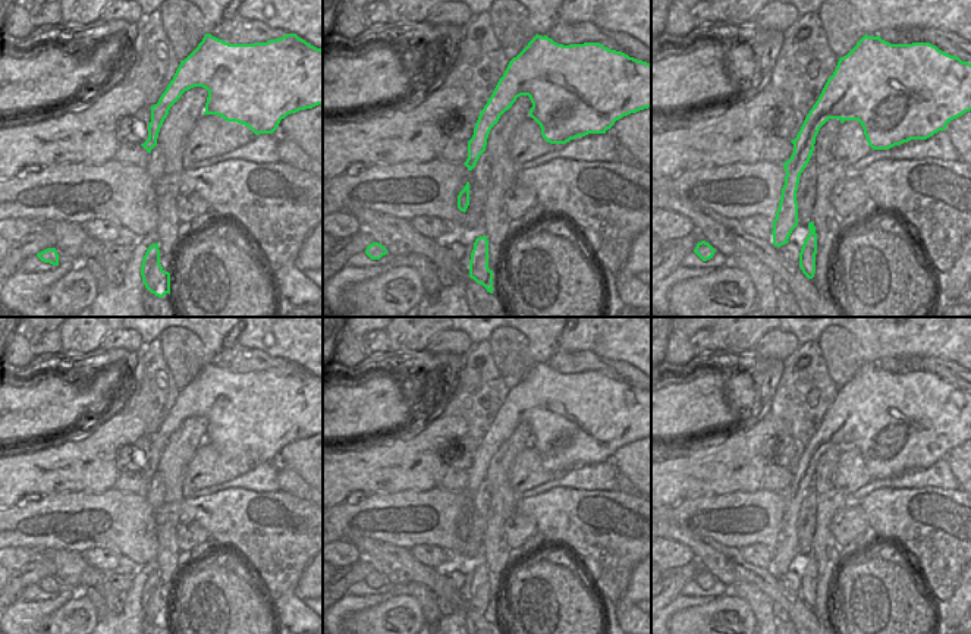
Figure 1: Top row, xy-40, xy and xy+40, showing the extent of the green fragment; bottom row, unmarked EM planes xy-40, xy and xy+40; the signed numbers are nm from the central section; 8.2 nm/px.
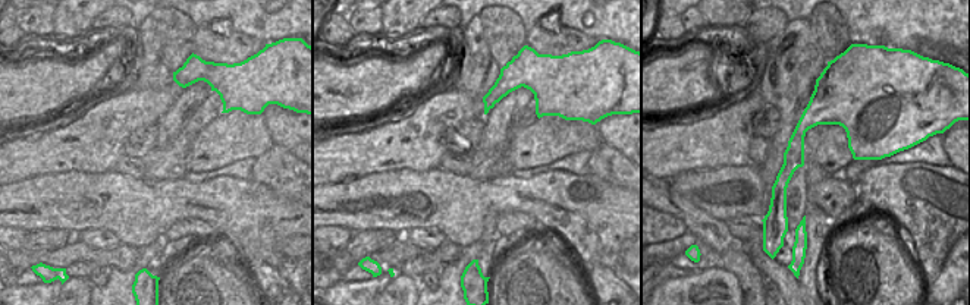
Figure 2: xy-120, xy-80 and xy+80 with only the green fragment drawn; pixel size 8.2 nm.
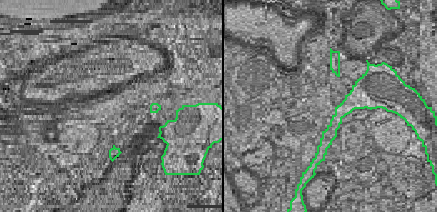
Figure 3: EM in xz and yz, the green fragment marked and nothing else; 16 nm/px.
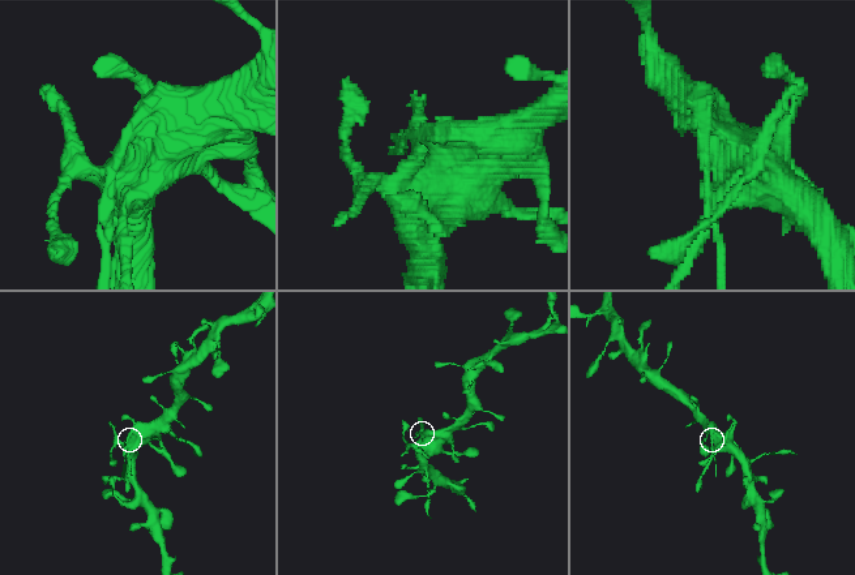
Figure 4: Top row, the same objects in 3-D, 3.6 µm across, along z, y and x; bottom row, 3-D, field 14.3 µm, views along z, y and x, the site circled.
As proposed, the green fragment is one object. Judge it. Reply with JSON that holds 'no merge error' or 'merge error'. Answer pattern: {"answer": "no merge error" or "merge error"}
{"answer": "merge error"}

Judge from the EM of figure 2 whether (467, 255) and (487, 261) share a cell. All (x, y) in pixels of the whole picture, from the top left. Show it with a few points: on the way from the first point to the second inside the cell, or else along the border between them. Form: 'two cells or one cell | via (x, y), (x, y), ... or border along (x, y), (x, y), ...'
two cells | border along (480, 241), (483, 248), (476, 258)

